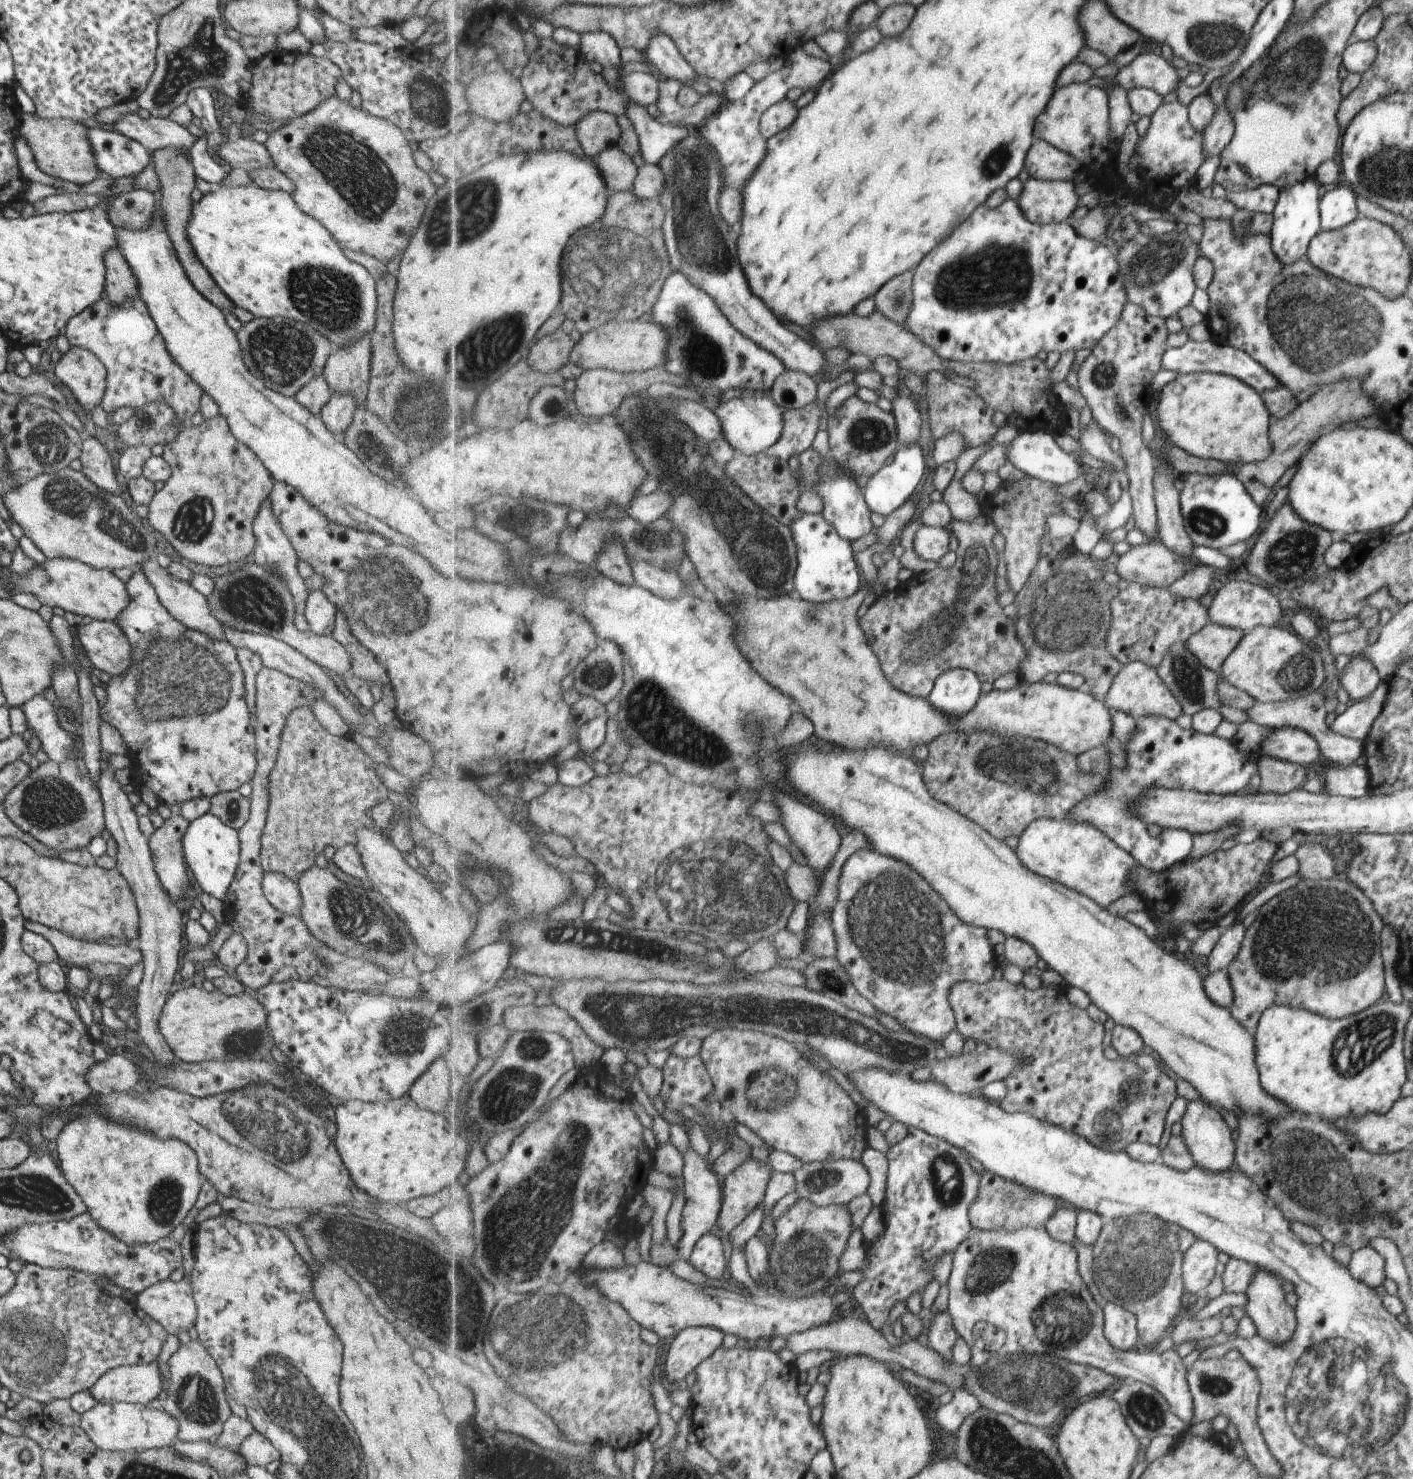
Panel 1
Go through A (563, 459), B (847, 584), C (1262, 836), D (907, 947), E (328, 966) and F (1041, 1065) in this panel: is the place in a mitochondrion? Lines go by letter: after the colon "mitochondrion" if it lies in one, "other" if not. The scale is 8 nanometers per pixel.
A: other
B: other
C: other
D: mitochondrion
E: mitochondrion
F: other

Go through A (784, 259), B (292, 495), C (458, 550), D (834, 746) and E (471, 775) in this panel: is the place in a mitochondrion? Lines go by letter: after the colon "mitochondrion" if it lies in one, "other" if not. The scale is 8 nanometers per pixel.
A: other
B: other
C: other
D: other
E: other

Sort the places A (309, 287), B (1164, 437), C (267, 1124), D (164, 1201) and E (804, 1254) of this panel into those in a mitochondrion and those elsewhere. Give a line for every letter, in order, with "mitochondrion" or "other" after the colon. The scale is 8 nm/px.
A: mitochondrion
B: other
C: mitochondrion
D: mitochondrion
E: mitochondrion

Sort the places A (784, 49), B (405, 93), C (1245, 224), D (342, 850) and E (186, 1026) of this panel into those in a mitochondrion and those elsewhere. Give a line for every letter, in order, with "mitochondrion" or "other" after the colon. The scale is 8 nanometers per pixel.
A: other
B: mitochondrion
C: mitochondrion
D: other
E: other

